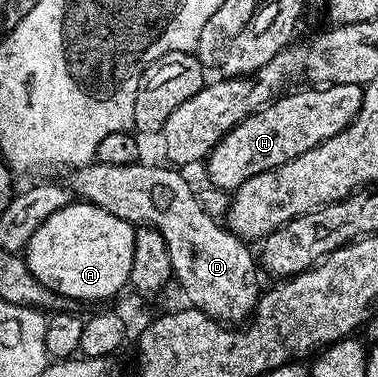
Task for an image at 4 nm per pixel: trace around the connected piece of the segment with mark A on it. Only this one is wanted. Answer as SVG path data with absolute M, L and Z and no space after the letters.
M81 199L75 200L69 205L65 205L60 211L56 211L52 215L48 215L48 219L44 219L44 223L40 223L40 227L36 227L36 231L32 231L32 239L28 239L24 256L28 271L40 283L44 283L44 287L48 287L53 293L58 293L67 302L70 301L102 301L98 303L106 303L109 297L114 297L123 288L124 290L130 284L130 272L132 271L132 247L134 246L134 230L135 226L129 221L120 219L116 215L112 215L108 211L104 211L100 207L90 204L89 201Z

